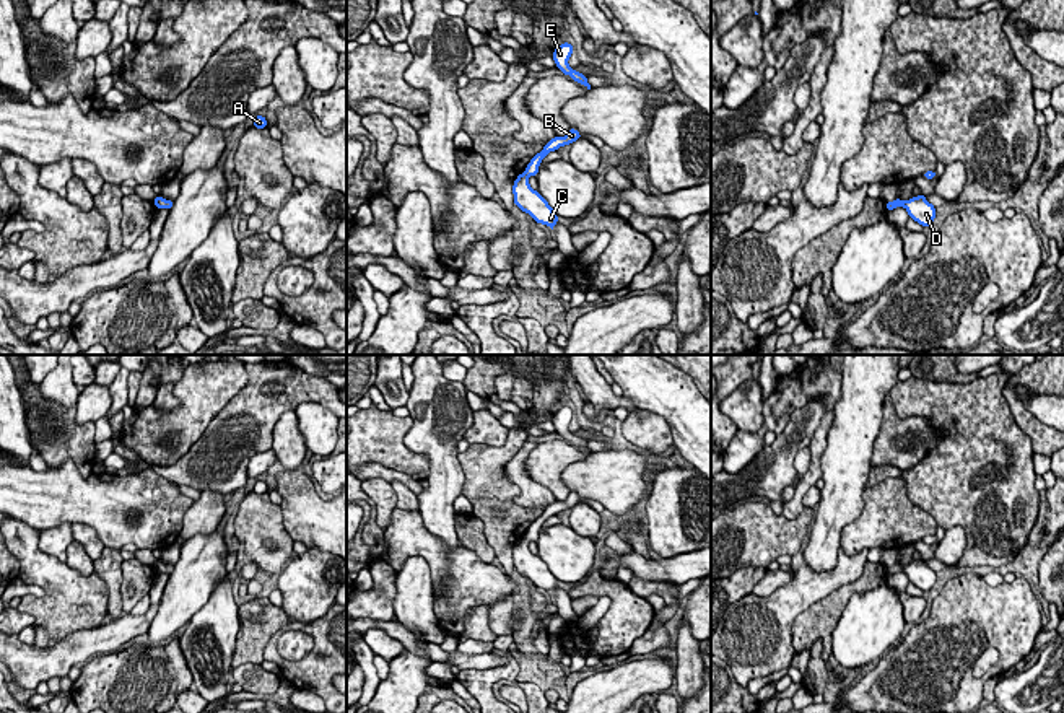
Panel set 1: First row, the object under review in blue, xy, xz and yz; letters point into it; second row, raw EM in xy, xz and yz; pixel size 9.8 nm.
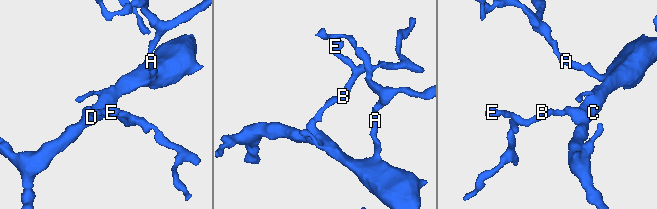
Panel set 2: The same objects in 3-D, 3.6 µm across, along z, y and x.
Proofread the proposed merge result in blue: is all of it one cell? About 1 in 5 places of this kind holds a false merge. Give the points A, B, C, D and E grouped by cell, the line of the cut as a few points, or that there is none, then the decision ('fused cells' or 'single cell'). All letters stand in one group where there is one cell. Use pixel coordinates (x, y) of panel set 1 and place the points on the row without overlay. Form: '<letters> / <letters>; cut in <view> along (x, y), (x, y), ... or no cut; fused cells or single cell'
A B C D E; no cut; single cell

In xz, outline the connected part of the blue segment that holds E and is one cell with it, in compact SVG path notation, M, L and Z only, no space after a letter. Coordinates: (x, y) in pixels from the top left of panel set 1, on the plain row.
M563 407L560 409L555 415L553 415L553 425L556 428L556 433L563 436L563 440L569 440L573 443L573 446L581 448L582 451L586 451L587 454L591 454L591 449L587 446L587 441L573 435L568 430L568 425L571 422L571 418L574 417L574 412L569 407Z

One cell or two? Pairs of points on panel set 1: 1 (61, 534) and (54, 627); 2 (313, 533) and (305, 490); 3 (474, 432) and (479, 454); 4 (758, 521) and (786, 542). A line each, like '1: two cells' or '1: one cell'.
1: two cells
2: one cell
3: two cells
4: one cell

